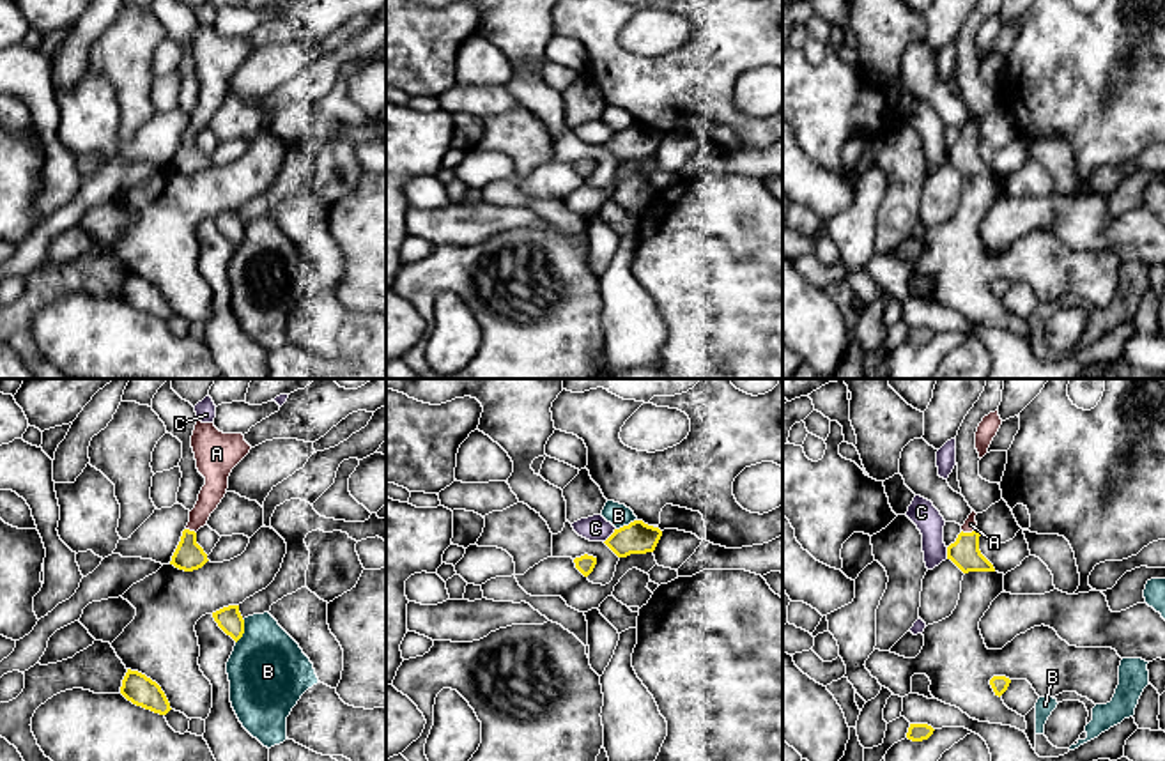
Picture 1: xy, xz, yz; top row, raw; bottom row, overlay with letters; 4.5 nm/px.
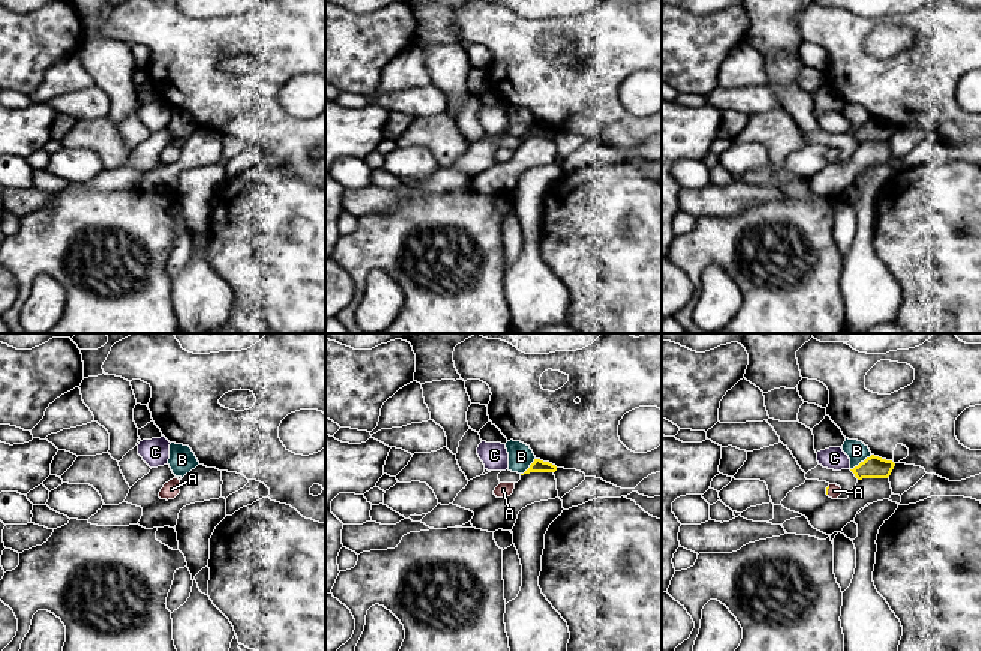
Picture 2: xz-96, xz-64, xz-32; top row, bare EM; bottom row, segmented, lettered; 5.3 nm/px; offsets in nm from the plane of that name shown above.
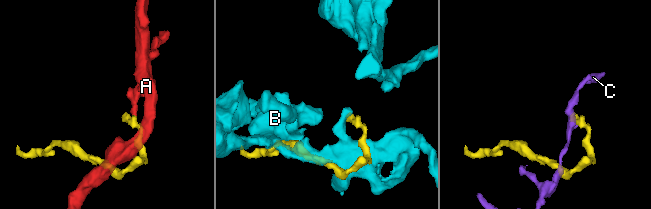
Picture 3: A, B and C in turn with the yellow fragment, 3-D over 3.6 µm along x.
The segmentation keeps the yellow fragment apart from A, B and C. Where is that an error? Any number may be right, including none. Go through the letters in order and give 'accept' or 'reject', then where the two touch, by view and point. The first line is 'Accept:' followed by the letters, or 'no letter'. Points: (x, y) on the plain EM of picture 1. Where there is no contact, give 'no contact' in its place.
Accept: A
A: accept | yz (969, 137)
B: reject | xy (243, 236)
C: reject | xz (611, 138)

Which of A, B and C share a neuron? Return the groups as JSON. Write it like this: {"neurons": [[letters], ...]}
{"neurons": [["A"], ["B"], ["C"]]}

